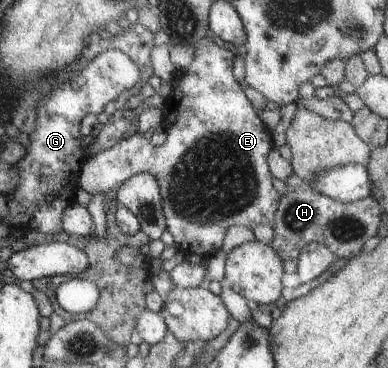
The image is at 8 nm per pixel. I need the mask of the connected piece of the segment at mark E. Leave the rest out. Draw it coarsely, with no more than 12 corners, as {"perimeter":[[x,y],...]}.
{"perimeter":[[203,37],[161,111],[82,164],[105,194],[156,177],[167,229],[209,259],[270,226],[271,130]]}

